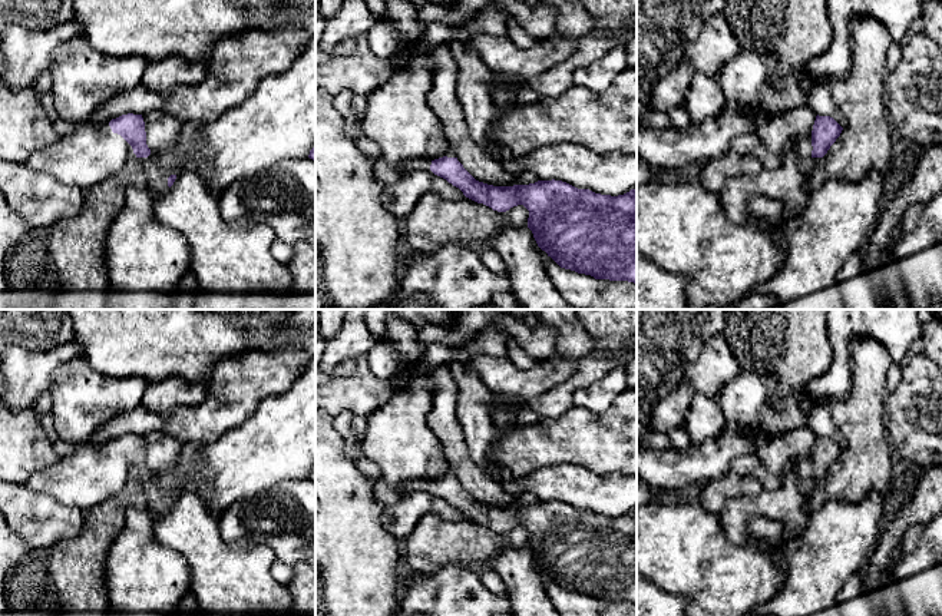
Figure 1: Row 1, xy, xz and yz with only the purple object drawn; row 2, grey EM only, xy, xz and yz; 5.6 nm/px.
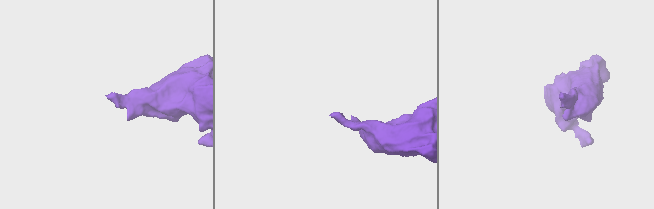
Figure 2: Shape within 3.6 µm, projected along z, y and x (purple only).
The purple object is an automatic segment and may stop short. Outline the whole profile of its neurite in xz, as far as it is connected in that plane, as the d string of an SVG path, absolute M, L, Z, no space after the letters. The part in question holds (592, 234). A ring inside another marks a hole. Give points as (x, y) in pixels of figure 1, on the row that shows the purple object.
M450 148L439 159L407 160L399 172L429 170L459 188L463 195L493 211L506 212L523 205L529 211L528 228L538 246L561 268L591 275L595 279L637 284L637 188L618 196L578 189L562 181L538 181L529 185L493 186L476 181Z

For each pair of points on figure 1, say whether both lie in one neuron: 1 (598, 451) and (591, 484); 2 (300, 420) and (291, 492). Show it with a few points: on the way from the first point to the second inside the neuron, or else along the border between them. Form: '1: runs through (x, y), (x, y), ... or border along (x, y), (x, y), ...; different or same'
1: border along (561, 464), (579, 464), (598, 474), (621, 474); different
2: border along (300, 479), (283, 479), (261, 493); different

